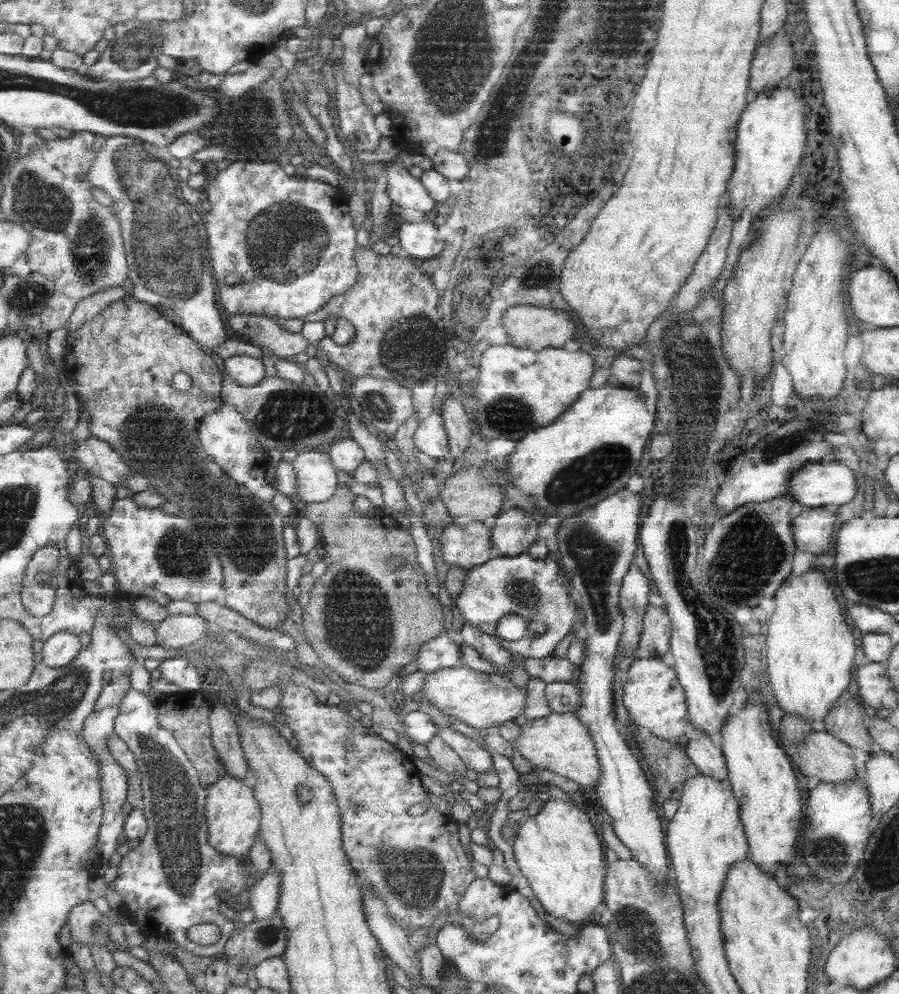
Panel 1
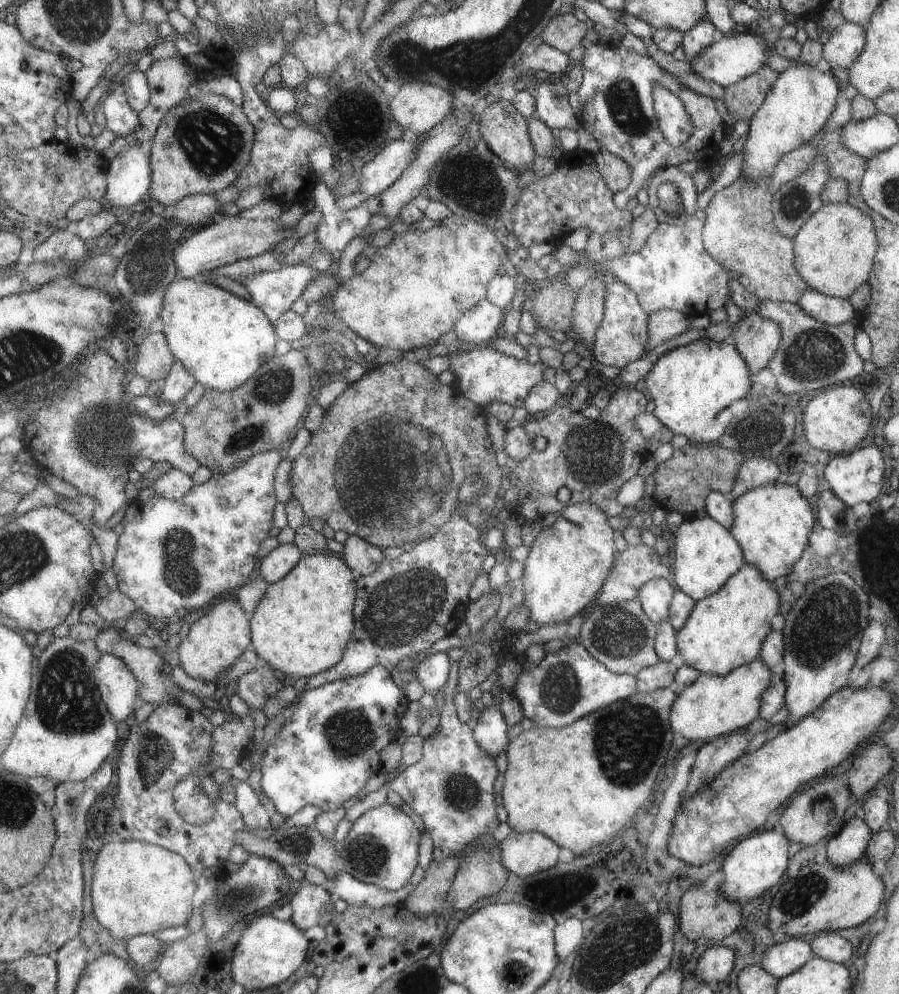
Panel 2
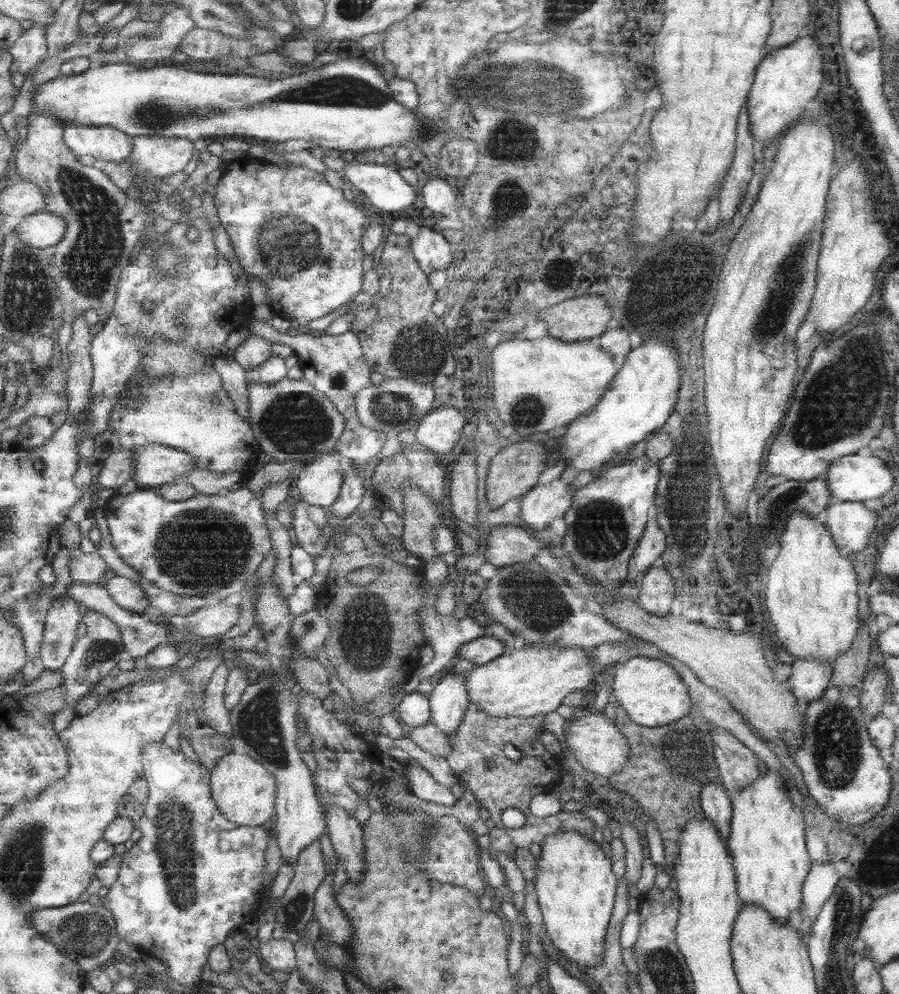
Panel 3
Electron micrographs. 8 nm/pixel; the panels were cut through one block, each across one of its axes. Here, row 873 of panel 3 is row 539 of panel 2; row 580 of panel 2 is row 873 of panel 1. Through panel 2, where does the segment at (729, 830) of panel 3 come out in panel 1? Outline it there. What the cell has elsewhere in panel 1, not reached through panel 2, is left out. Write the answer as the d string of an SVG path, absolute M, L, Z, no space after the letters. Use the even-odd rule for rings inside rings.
M753 689L744 695L742 692L738 697L737 703L740 704L740 711L735 715L727 715L719 734L714 738L705 736L703 731L697 738L683 740L684 752L687 759L699 775L711 776L719 782L725 782L737 802L737 812L739 812L739 822L748 844L747 858L754 862L761 870L765 871L767 876L773 877L773 872L779 869L789 869L789 862L795 856L795 846L797 846L797 834L801 828L801 798L795 781L795 768L786 754L783 753L783 747L775 737L775 731L771 729L765 705L759 697L759 693Z

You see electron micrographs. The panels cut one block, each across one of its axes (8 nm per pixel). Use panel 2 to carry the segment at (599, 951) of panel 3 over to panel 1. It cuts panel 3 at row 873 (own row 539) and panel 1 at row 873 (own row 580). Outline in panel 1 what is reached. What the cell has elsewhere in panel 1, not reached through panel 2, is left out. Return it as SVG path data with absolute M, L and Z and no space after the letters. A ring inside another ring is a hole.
M543 795L542 800L541 810L535 816L525 816L518 822L519 826L514 828L514 838L510 846L513 860L517 864L517 874L525 878L543 910L555 918L565 919L574 925L581 924L583 920L591 918L596 906L602 904L603 878L609 854L600 838L598 827L579 807L548 795Z

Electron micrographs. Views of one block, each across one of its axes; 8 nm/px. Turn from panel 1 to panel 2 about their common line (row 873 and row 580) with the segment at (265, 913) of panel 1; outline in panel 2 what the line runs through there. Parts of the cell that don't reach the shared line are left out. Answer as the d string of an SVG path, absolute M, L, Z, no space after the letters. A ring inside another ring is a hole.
M294 543L281 544L262 560L259 576L269 584L277 583L285 579L302 559L304 553Z

